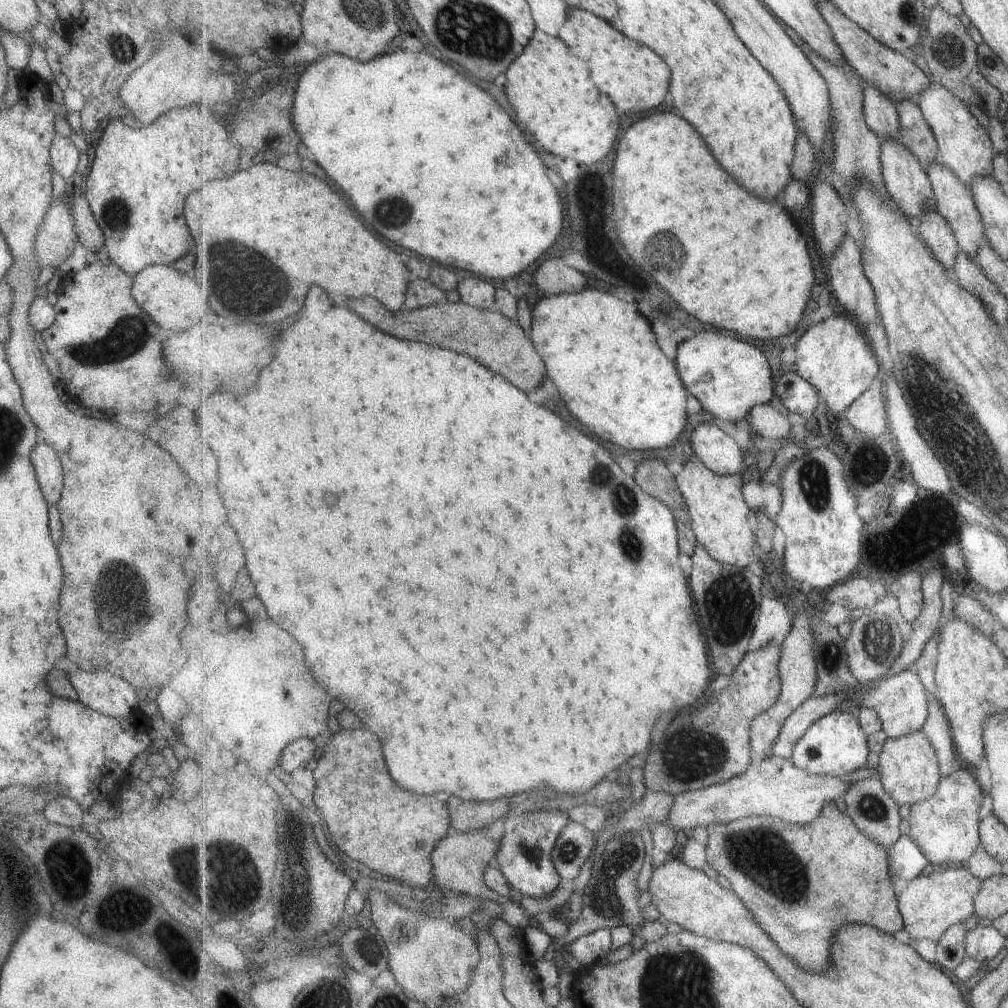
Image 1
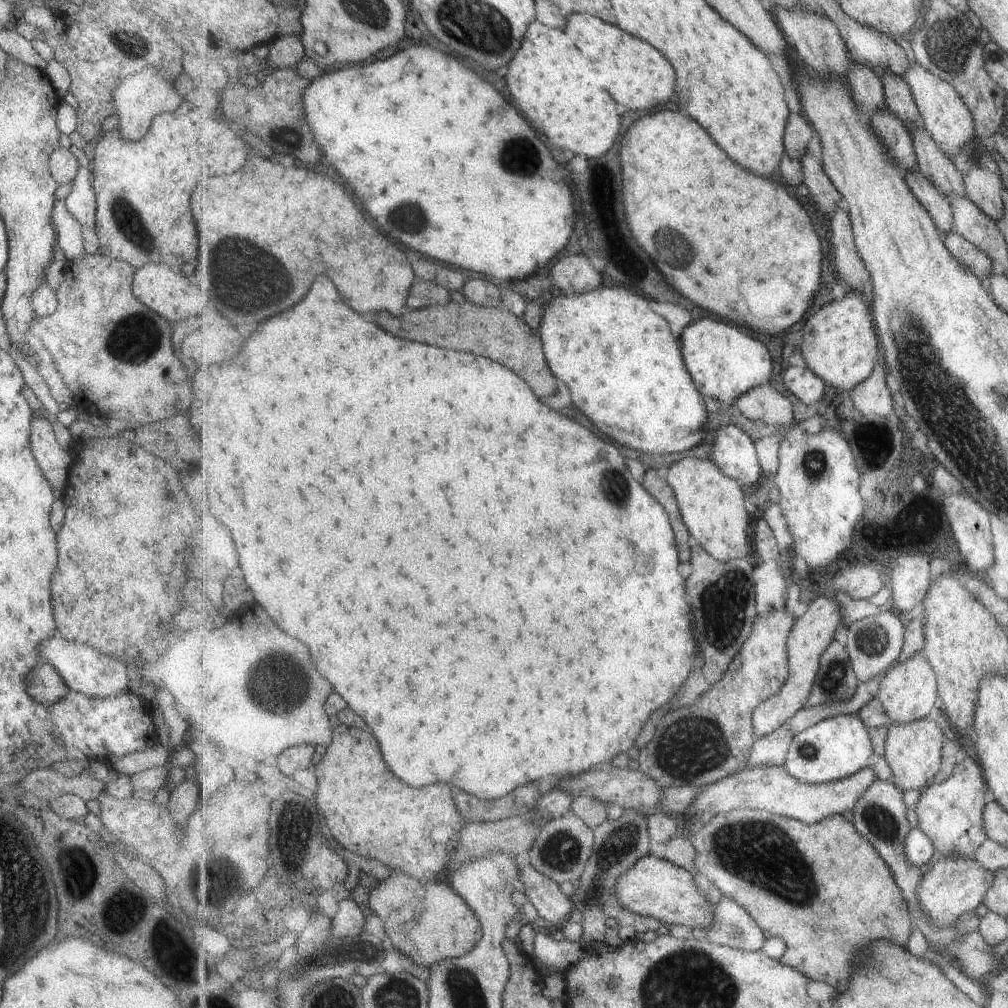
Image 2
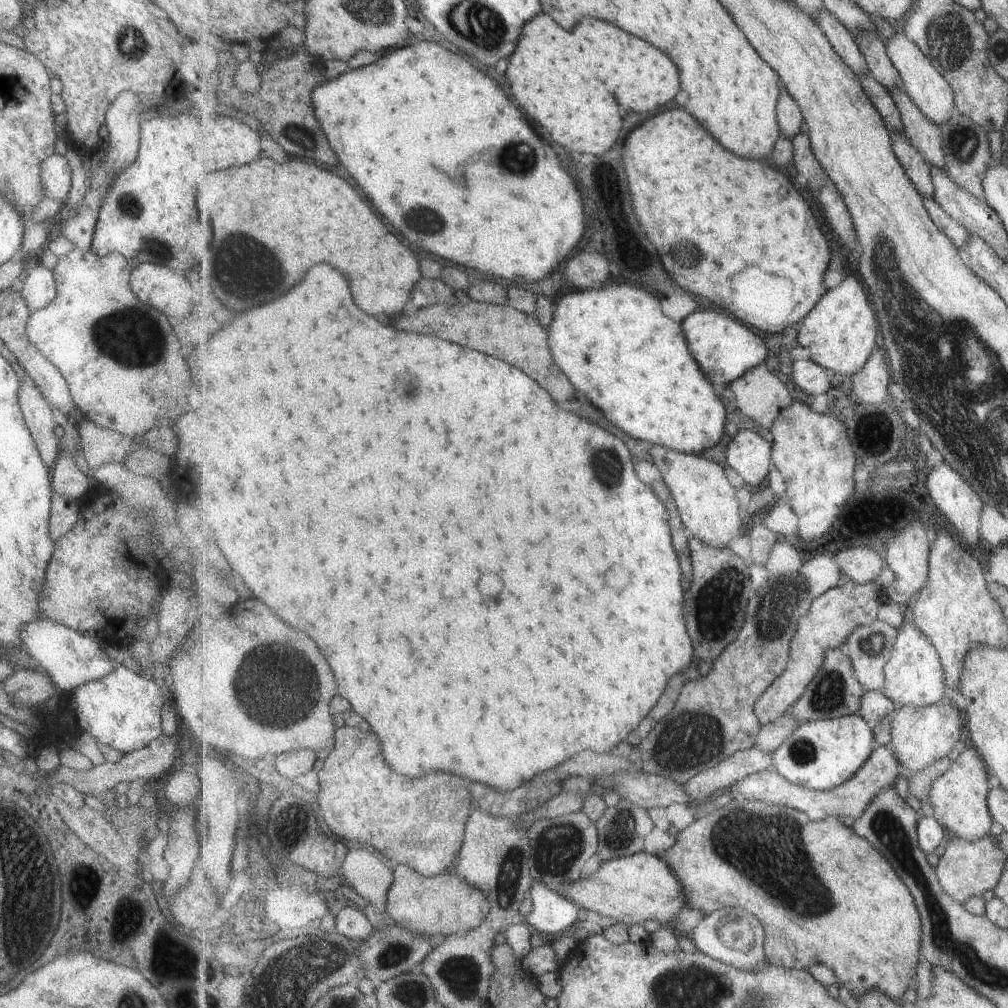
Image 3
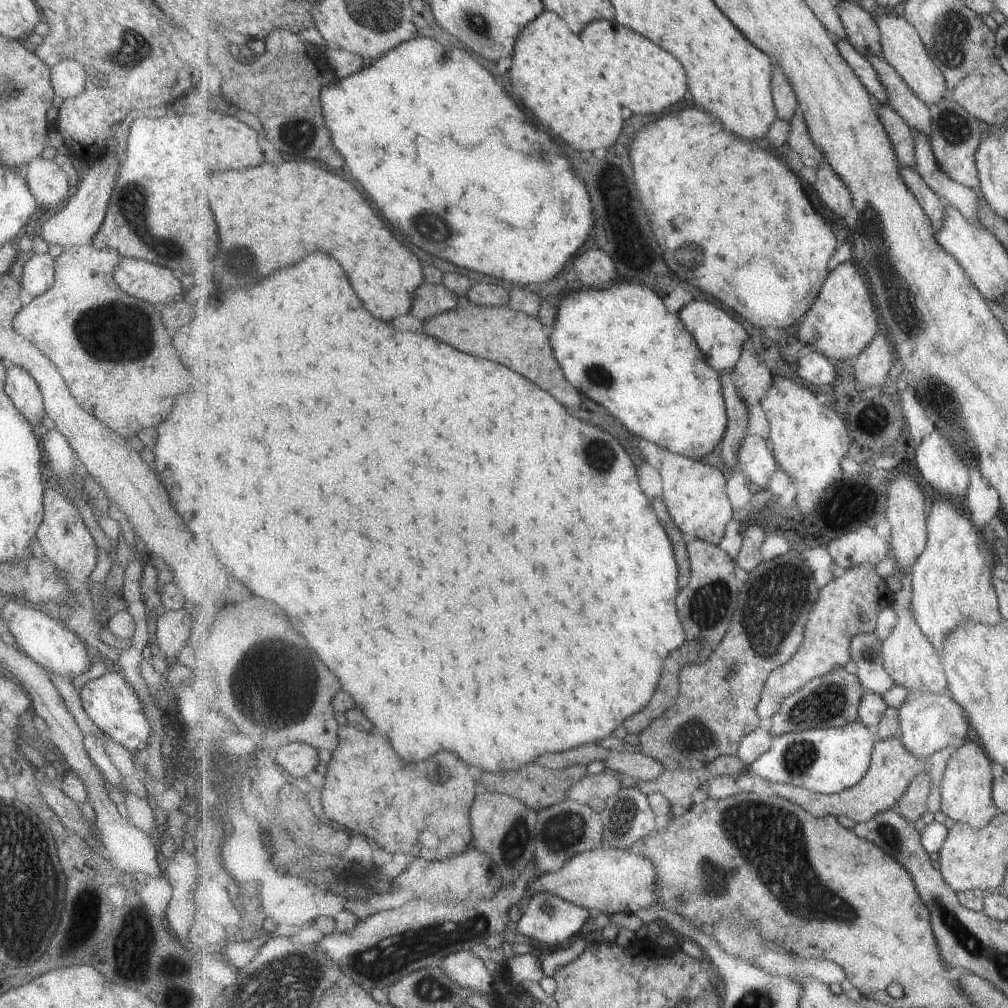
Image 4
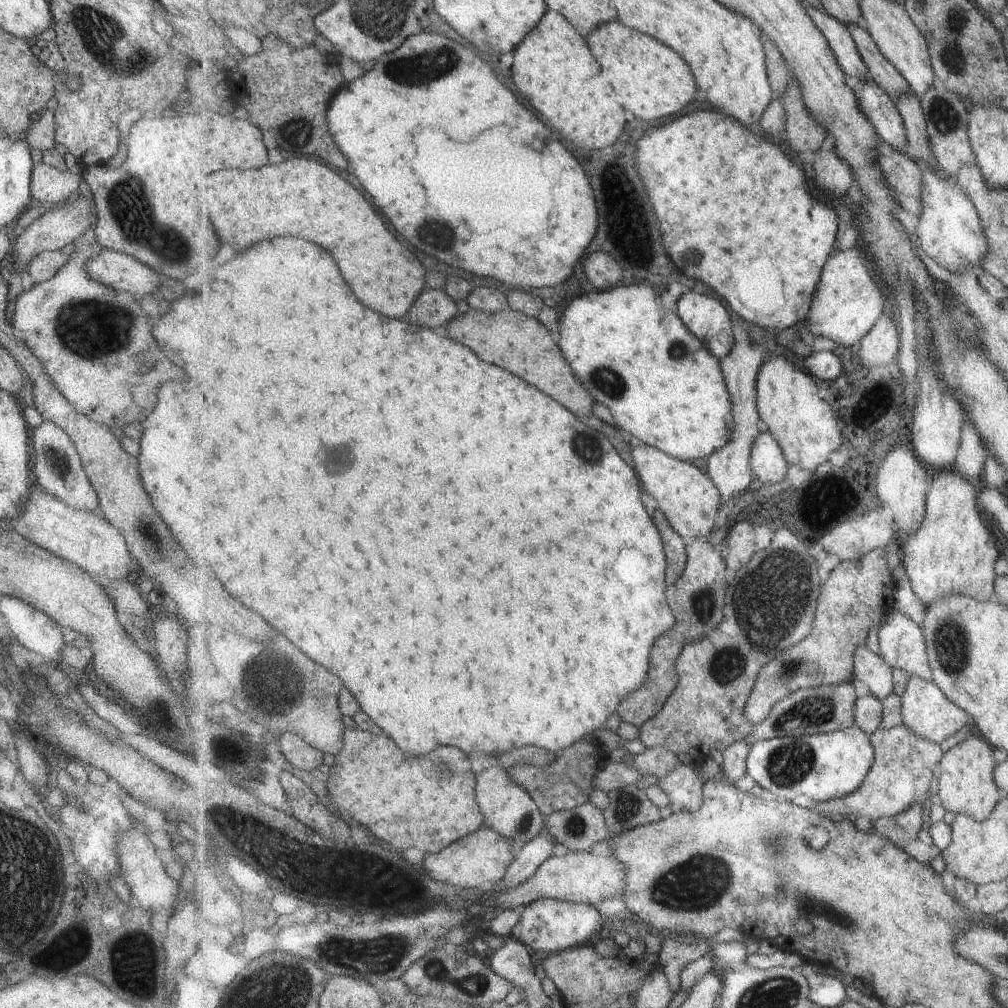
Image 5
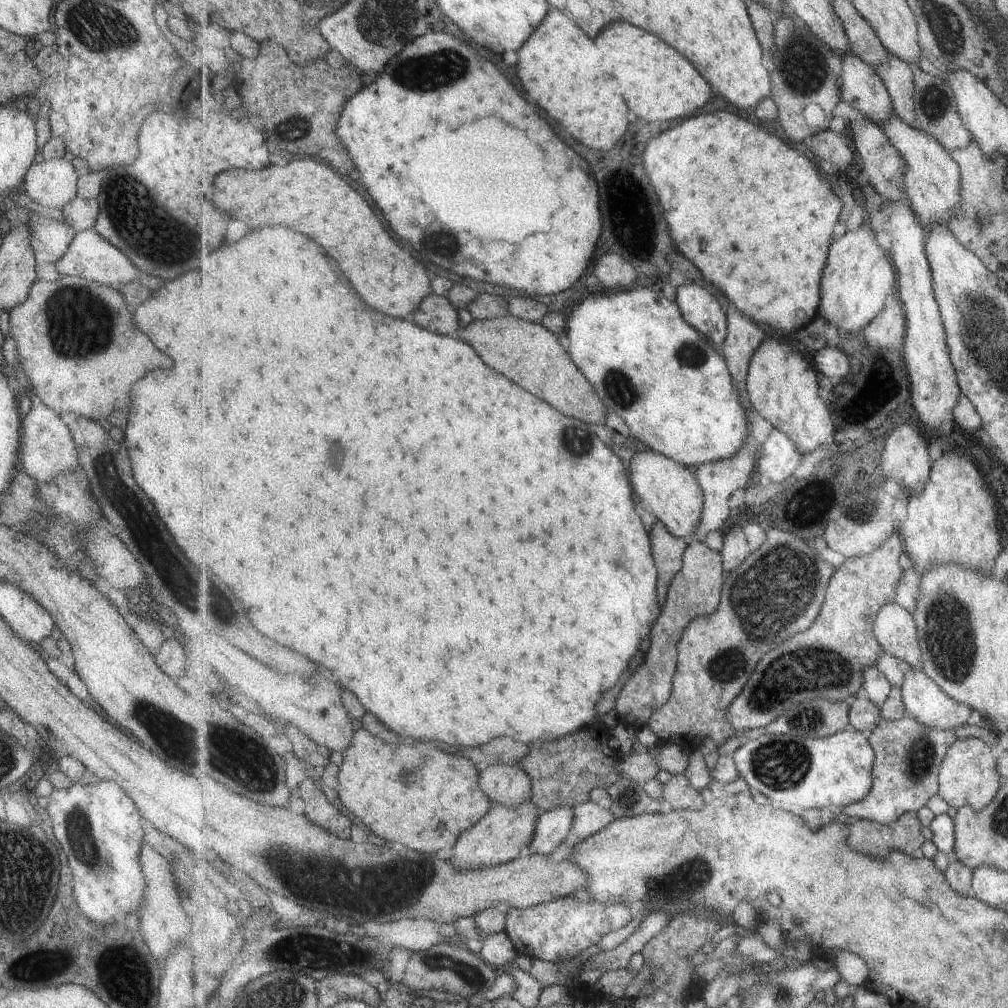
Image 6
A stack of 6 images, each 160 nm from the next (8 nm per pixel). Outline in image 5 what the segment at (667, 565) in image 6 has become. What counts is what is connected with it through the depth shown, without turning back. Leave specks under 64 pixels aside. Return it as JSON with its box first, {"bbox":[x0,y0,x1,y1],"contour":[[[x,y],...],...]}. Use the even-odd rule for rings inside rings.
{"bbox":[655,512,688,586],"contour":[[[655,512],[655,522],[664,540],[666,556],[668,558],[668,570],[666,576],[667,586],[675,586],[676,582],[683,576],[688,566],[688,551],[686,550],[685,540],[672,527],[664,512]]]}

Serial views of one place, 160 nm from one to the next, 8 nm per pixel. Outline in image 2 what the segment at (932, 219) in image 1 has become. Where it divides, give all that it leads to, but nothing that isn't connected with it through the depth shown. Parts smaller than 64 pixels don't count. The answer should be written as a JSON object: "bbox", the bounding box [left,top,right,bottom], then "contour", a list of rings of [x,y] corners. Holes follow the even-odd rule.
{"bbox":[905,170,954,235],"contour":[[[920,170],[905,173],[906,181],[917,200],[928,210],[936,222],[941,235],[954,230],[954,212],[949,198],[937,190],[937,187]]]}

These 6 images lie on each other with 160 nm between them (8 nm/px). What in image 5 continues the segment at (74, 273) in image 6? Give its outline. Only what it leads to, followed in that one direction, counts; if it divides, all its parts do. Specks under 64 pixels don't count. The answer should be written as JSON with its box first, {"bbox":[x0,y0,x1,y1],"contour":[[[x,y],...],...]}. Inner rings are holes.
{"bbox":[85,247,162,300],"contour":[[[101,247],[98,254],[85,263],[85,268],[89,278],[115,290],[129,293],[136,300],[145,295],[159,294],[158,288],[162,278],[154,270],[143,263],[137,262],[129,255]]]}

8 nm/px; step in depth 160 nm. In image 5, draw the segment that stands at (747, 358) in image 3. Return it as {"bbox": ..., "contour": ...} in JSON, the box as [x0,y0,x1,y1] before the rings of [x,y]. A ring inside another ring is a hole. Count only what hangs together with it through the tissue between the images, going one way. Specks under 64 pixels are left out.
{"bbox":[677,290,737,360],"contour":[[[690,290],[679,299],[677,313],[713,356],[723,360],[732,353],[737,345],[733,324],[729,312],[717,298]]]}

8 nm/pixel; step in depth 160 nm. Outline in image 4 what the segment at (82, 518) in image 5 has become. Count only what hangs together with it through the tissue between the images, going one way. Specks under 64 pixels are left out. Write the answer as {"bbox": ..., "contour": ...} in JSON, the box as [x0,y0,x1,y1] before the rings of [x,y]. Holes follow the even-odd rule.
{"bbox":[36,488,95,585],"contour":[[[51,488],[44,490],[43,518],[36,530],[36,539],[42,548],[43,554],[49,557],[61,572],[69,575],[71,580],[82,585],[95,565],[94,542],[86,524],[81,521],[77,509],[64,493]]]}

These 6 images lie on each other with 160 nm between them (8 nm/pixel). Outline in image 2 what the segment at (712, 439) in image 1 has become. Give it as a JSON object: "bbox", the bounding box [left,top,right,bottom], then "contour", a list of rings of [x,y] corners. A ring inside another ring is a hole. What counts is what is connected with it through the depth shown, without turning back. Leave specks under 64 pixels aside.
{"bbox":[713,426,764,489],"contour":[[[737,426],[719,428],[714,438],[713,462],[746,489],[754,489],[757,482],[764,481],[756,440],[751,431]]]}

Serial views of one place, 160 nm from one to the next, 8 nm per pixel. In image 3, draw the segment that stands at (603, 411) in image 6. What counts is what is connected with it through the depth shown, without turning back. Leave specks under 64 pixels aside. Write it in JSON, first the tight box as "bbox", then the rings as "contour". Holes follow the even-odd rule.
{"bbox":[405,299,575,400],"contour":[[[469,299],[468,302],[457,302],[453,305],[438,304],[419,310],[417,318],[405,320],[407,328],[417,334],[431,334],[439,336],[449,342],[469,346],[475,350],[481,350],[483,354],[491,354],[495,358],[501,358],[519,370],[525,370],[535,382],[545,386],[545,390],[557,400],[569,400],[575,392],[573,384],[567,380],[567,376],[555,366],[551,356],[551,346],[547,330],[539,324],[535,316],[531,316],[513,308],[511,305],[494,305],[486,302],[477,302]],[[505,354],[505,358],[503,358]],[[541,368],[541,376],[539,376]],[[547,368],[551,372],[547,372]]]}

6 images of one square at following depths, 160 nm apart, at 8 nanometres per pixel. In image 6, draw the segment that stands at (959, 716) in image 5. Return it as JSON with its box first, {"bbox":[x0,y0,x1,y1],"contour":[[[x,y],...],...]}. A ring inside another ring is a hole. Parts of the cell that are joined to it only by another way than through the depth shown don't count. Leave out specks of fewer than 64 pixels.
{"bbox":[902,669,973,731],"contour":[[[911,669],[902,684],[902,697],[907,714],[922,722],[925,726],[953,731],[959,726],[966,726],[973,716],[973,709],[953,700],[925,671]]]}

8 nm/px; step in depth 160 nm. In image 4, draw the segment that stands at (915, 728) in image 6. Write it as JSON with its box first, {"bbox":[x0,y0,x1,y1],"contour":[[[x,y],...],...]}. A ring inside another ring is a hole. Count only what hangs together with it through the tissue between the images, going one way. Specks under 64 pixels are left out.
{"bbox":[767,738,928,823],"contour":[[[900,738],[877,740],[874,746],[872,765],[869,767],[865,778],[853,788],[825,796],[825,794],[814,793],[806,788],[796,786],[785,786],[785,784],[771,783],[767,780],[770,788],[773,786],[777,796],[789,798],[791,802],[797,802],[801,808],[809,810],[815,818],[823,816],[846,816],[855,823],[869,822],[877,814],[889,809],[897,809],[898,802],[904,796],[905,791],[912,784],[912,780],[923,771],[927,770],[928,762],[917,758],[903,746]]]}

